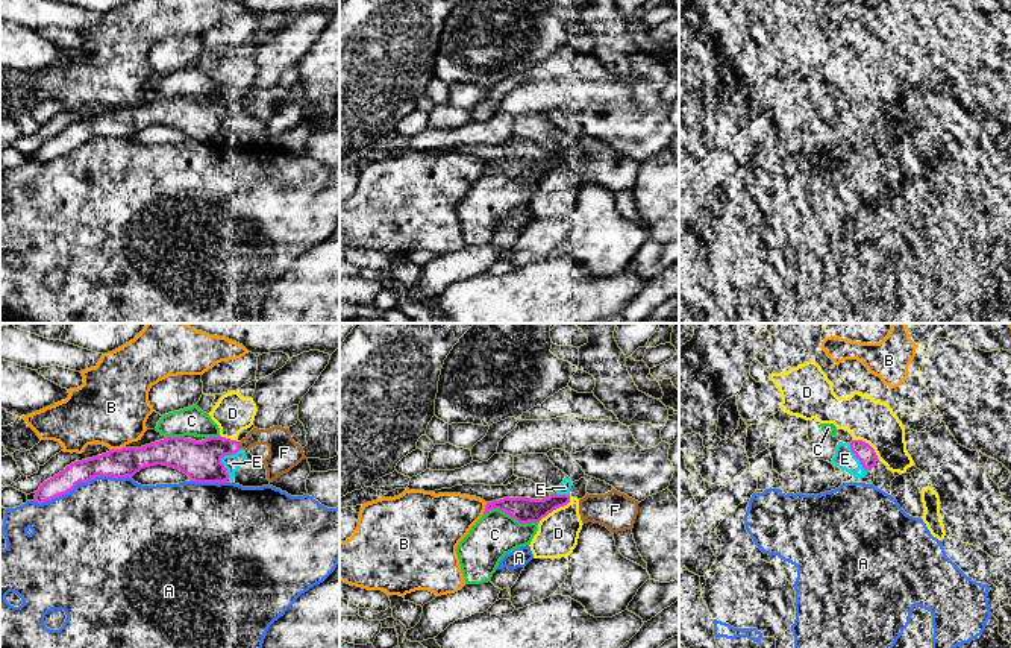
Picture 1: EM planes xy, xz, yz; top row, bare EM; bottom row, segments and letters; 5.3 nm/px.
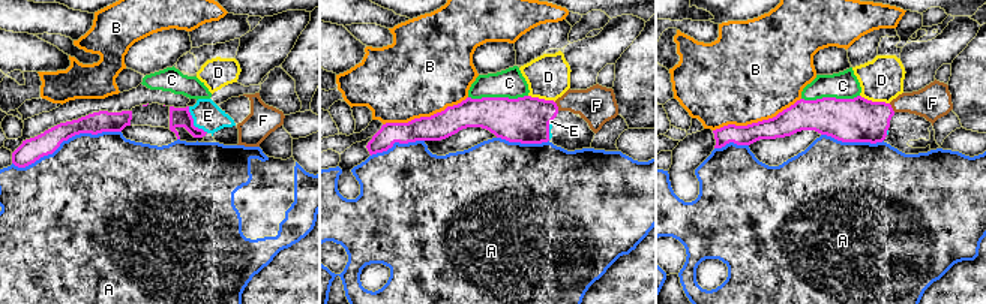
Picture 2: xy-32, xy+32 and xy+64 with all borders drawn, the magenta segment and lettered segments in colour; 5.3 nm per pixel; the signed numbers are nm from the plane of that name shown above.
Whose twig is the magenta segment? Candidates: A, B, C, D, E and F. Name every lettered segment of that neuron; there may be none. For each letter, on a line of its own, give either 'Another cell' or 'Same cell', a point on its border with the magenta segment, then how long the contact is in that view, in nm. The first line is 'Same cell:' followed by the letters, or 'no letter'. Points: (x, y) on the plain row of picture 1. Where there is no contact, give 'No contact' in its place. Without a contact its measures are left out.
Same cell: F
A: Another cell. Touches magenta at xy (82, 141). Shared border 550 nm
B: Another cell. Touches magenta at xy (117, 110). Shared border 70 nm
C: Another cell. Touches magenta at xz (511, 175). Shared border 300 nm
D: Another cell. Touches magenta at xz (555, 169). Shared border 220 nm
E: Another cell. Touches magenta at xy (220, 120). Shared border 180 nm
F: Same cell. Touches magenta at xy (238, 105). Shared border 50 nm

